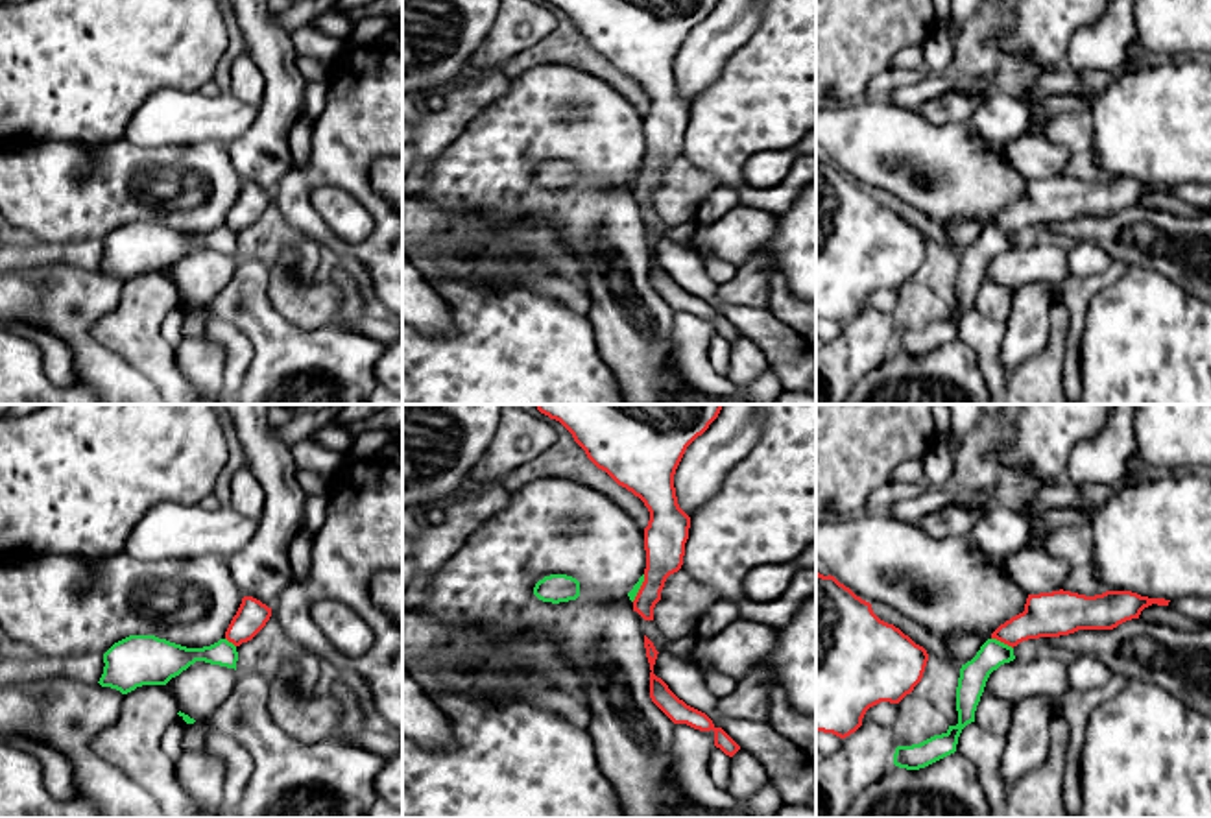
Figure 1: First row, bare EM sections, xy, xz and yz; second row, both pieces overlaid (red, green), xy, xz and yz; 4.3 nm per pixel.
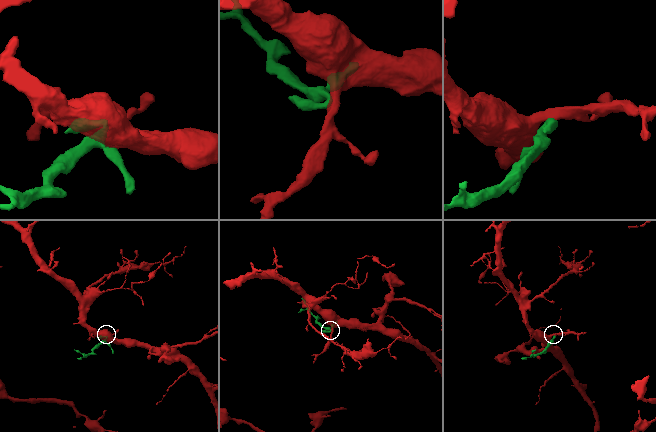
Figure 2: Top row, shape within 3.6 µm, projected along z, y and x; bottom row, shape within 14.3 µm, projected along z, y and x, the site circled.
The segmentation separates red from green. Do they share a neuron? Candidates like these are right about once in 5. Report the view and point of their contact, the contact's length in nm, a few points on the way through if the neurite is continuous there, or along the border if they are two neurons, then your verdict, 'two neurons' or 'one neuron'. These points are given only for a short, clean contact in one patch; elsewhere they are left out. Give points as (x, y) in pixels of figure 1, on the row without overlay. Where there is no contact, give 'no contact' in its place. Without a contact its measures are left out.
contact yz (1003, 228); length 110 nm; border yz (992, 224), (1012, 235); two neurons

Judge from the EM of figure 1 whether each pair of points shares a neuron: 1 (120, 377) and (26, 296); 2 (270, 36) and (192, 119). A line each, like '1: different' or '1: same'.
1: same
2: different

